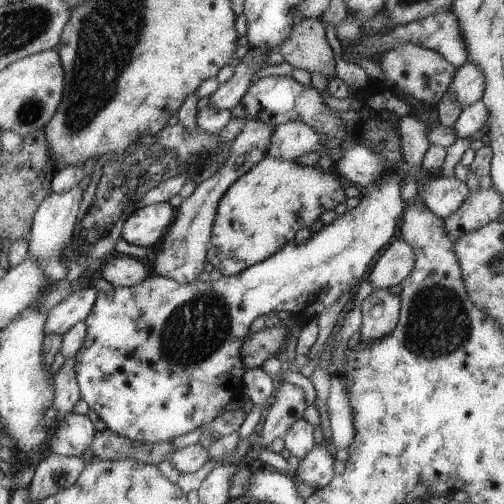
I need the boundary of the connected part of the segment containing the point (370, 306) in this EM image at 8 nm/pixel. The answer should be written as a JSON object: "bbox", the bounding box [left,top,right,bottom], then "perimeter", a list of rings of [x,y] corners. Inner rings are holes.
{"bbox":[360,289,401,343],"perimeter":[[[374,289],[364,299],[361,311],[360,342],[369,343],[387,337],[396,328],[401,313],[401,298],[388,289]]]}

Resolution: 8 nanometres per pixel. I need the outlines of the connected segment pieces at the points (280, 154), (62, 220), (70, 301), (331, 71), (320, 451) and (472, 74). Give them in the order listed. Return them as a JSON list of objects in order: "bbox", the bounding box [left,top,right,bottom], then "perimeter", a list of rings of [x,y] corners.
[{"bbox":[267,120,324,161],"perimeter":[[[300,120],[288,121],[274,128],[267,154],[287,161],[295,161],[300,155],[321,153],[324,148],[320,134]]]},{"bbox":[28,185,82,283],"perimeter":[[[78,185],[68,192],[59,194],[51,192],[37,208],[33,216],[33,223],[28,241],[29,257],[41,268],[41,271],[49,279],[50,283],[60,282],[67,277],[68,269],[64,264],[65,250],[73,242],[76,224],[78,224],[78,206],[82,200],[82,190]]]},{"bbox":[45,287,97,335],"perimeter":[[[86,287],[61,300],[54,308],[49,310],[45,334],[63,335],[75,324],[84,321],[90,314],[96,299],[97,290],[94,287]]]},{"bbox":[279,19,337,80],"perimeter":[[[321,19],[297,20],[289,37],[280,44],[279,53],[293,68],[321,74],[328,80],[337,76],[334,52],[326,41],[326,27]]]},{"bbox":[295,441,334,491],"perimeter":[[[319,441],[299,462],[295,474],[302,484],[310,485],[315,491],[323,489],[334,478],[334,459]]]},{"bbox":[449,61,485,109],"perimeter":[[[468,61],[460,68],[455,69],[449,91],[453,100],[456,100],[462,109],[480,101],[483,97],[485,89],[484,75],[479,67]]]}]

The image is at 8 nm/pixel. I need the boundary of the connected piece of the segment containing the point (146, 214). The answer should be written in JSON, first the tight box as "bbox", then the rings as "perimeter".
{"bbox":[121,202,175,247],"perimeter":[[[168,202],[140,207],[126,218],[121,238],[137,247],[157,247],[174,217],[175,208]]]}

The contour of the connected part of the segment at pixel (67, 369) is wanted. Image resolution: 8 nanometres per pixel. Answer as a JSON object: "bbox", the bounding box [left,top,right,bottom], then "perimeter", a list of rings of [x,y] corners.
{"bbox":[50,356,81,431],"perimeter":[[[75,356],[65,358],[62,367],[56,374],[53,374],[53,385],[55,388],[53,406],[58,410],[58,415],[54,420],[50,421],[51,431],[56,426],[56,422],[72,412],[76,402],[81,398],[76,380],[75,364]]]}

